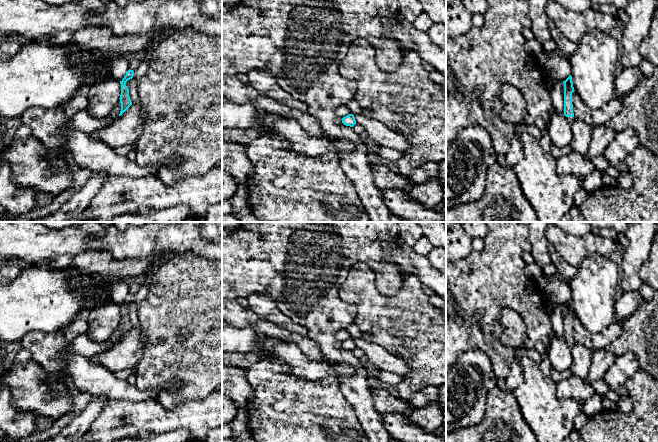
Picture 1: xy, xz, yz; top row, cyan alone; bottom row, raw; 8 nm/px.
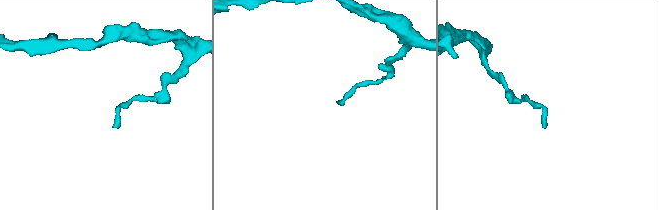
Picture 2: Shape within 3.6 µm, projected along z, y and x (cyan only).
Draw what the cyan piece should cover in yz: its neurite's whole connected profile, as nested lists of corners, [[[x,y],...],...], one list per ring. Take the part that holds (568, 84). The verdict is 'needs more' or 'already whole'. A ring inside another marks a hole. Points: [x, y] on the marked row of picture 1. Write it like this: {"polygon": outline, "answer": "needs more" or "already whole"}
{"polygon": [[[570,75],[564,83],[564,115],[566,117],[574,117],[572,93],[575,91],[572,82],[572,76]]], "answer": "already whole"}

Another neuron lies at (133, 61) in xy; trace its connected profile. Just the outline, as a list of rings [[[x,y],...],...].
[[[133,55],[128,58],[129,69],[135,71],[142,61],[142,55]]]

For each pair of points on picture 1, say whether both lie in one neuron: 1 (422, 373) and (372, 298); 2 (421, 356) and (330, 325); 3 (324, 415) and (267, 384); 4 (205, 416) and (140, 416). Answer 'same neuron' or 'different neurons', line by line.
1: same neuron
2: different neurons
3: same neuron
4: same neuron

